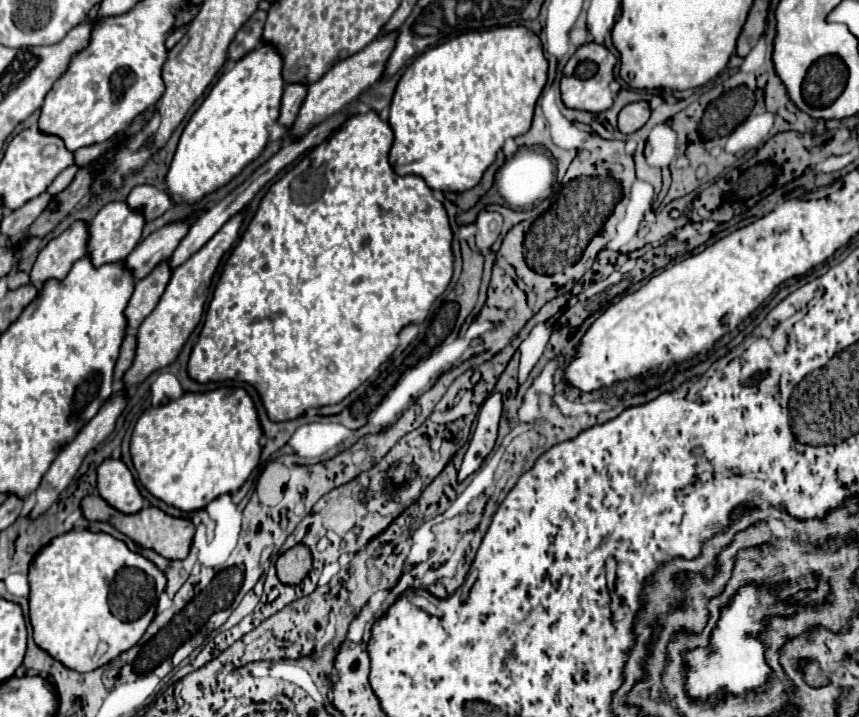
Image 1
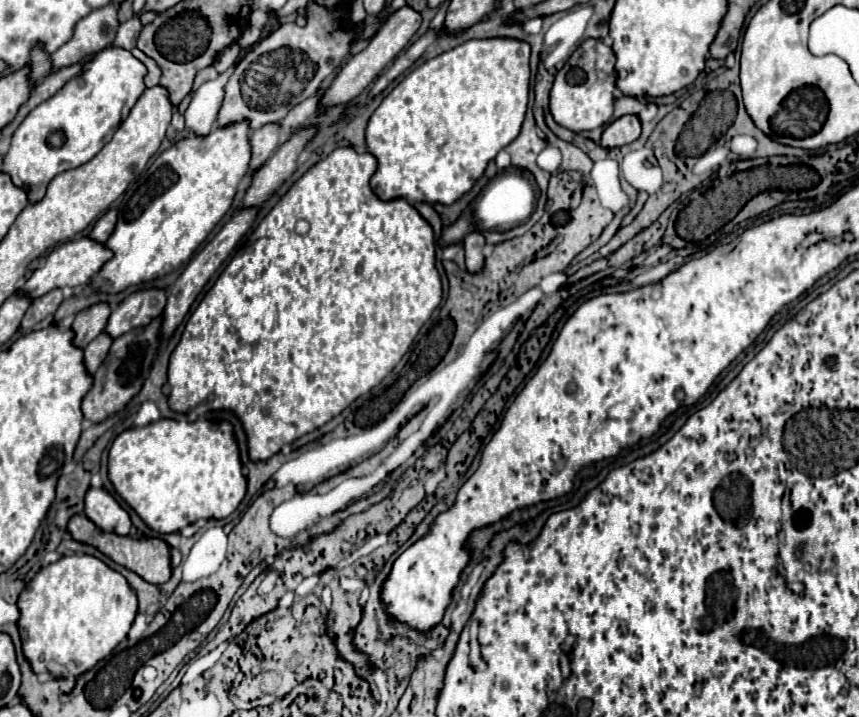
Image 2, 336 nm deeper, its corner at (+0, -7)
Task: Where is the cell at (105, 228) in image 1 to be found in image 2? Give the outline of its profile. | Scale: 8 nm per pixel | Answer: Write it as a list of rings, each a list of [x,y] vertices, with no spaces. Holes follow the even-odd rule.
[[[81,237],[75,241],[67,241],[59,247],[53,249],[53,253],[47,257],[45,265],[41,269],[37,269],[31,279],[27,279],[27,283],[23,285],[21,291],[25,291],[29,297],[41,297],[53,289],[61,289],[61,287],[77,287],[77,285],[85,285],[93,275],[97,275],[97,271],[101,271],[101,267],[113,257],[113,251],[109,251],[103,243],[97,243],[95,239],[89,237]]]

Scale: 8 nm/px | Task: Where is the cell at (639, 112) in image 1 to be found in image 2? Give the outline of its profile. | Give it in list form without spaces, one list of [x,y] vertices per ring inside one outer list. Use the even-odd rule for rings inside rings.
[[[623,115],[617,121],[613,121],[611,125],[607,125],[607,129],[603,131],[603,137],[601,137],[601,145],[605,149],[621,147],[621,145],[635,141],[639,135],[641,135],[639,117],[637,115]]]

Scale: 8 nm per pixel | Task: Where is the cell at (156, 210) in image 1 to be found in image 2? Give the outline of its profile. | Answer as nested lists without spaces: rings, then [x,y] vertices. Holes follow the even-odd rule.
[[[109,209],[93,227],[93,231],[89,233],[91,239],[95,241],[101,241],[105,243],[109,239],[109,235],[113,235],[113,227],[117,225],[117,211],[115,209]]]

